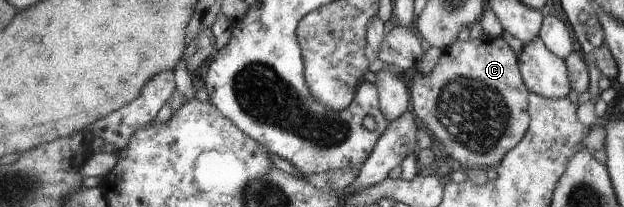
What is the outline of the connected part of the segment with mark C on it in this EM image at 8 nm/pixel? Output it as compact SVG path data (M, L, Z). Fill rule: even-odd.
M501 37L487 38L487 39L472 39L468 41L455 40L451 45L448 45L435 64L435 67L428 73L422 74L421 72L415 72L412 75L412 79L408 81L409 93L411 100L411 111L416 115L416 119L419 121L421 127L426 130L430 135L433 135L434 139L438 140L444 145L444 154L446 157L452 157L459 161L461 165L465 165L468 168L498 168L499 163L506 157L506 154L514 149L519 142L522 141L523 136L527 133L530 127L530 112L529 112L529 89L526 86L524 79L522 78L522 72L520 71L518 57L516 53L509 47L509 44Z

